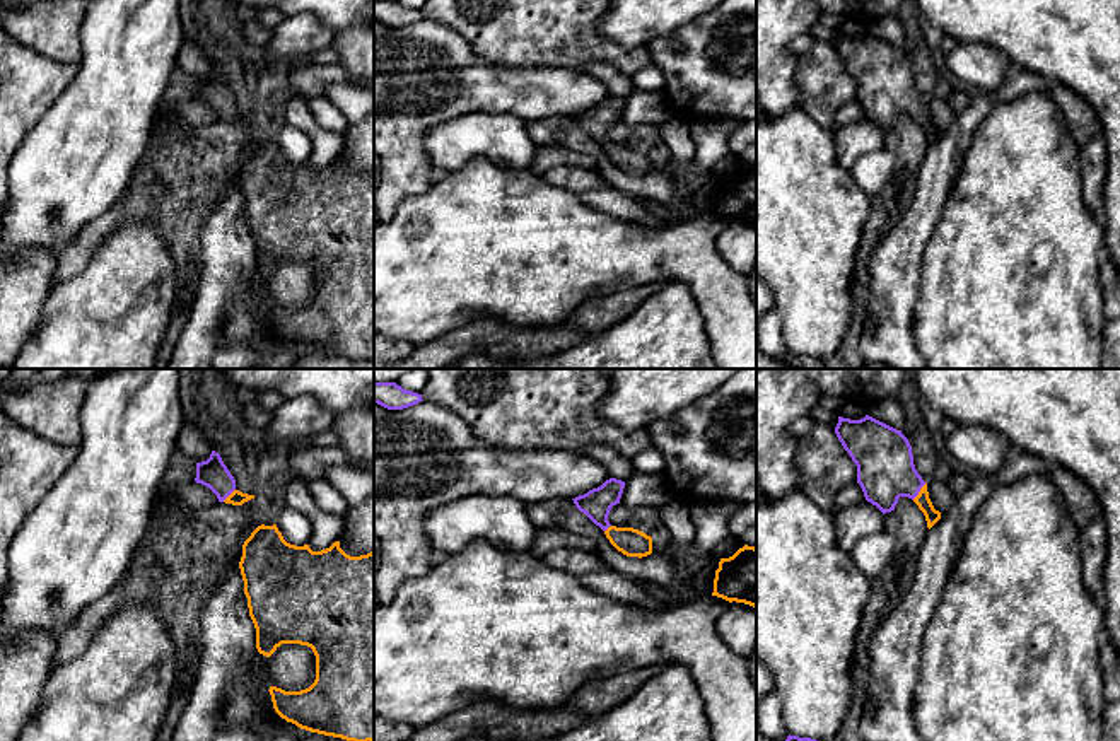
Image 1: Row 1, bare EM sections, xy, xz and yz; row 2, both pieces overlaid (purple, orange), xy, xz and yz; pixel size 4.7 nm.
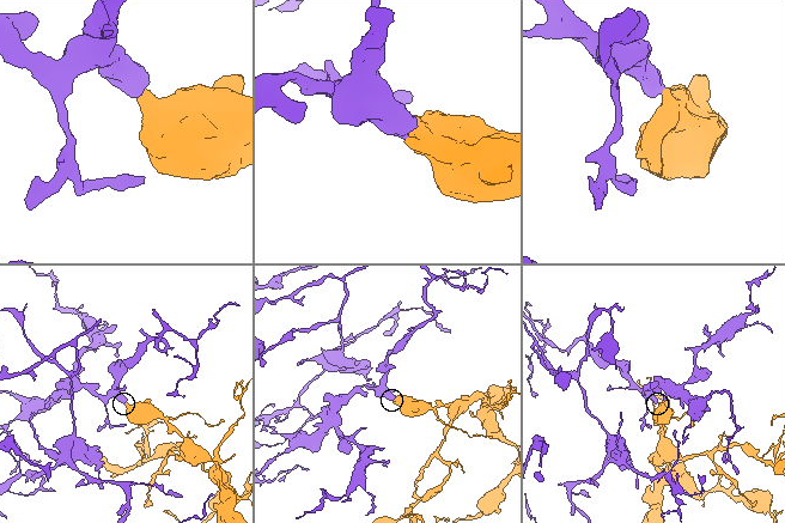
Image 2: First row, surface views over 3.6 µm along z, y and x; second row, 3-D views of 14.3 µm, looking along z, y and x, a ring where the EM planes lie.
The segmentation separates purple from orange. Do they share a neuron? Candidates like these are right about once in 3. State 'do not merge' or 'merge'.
merge

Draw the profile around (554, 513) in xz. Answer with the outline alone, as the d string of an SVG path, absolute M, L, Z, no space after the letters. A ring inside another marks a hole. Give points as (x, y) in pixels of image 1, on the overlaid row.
M546 499L526 504L526 509L538 529L558 528L591 538L596 543L598 557L611 570L640 581L650 581L664 589L678 587L685 594L683 603L697 603L702 598L693 587L693 581L686 584L680 582L678 565L668 555L652 551L650 555L639 558L618 551L610 543L604 531L580 512L572 499Z

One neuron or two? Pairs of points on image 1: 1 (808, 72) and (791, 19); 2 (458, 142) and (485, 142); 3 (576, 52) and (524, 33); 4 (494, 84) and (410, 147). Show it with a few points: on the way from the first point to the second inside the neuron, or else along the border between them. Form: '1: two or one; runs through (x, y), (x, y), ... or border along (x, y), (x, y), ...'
1: two; border along (799, 57), (794, 75), (796, 96)
2: one; runs through (465, 142), (478, 142)
3: one; runs through (564, 40), (557, 33), (536, 33)
4: one; runs through (470, 89), (424, 123)

